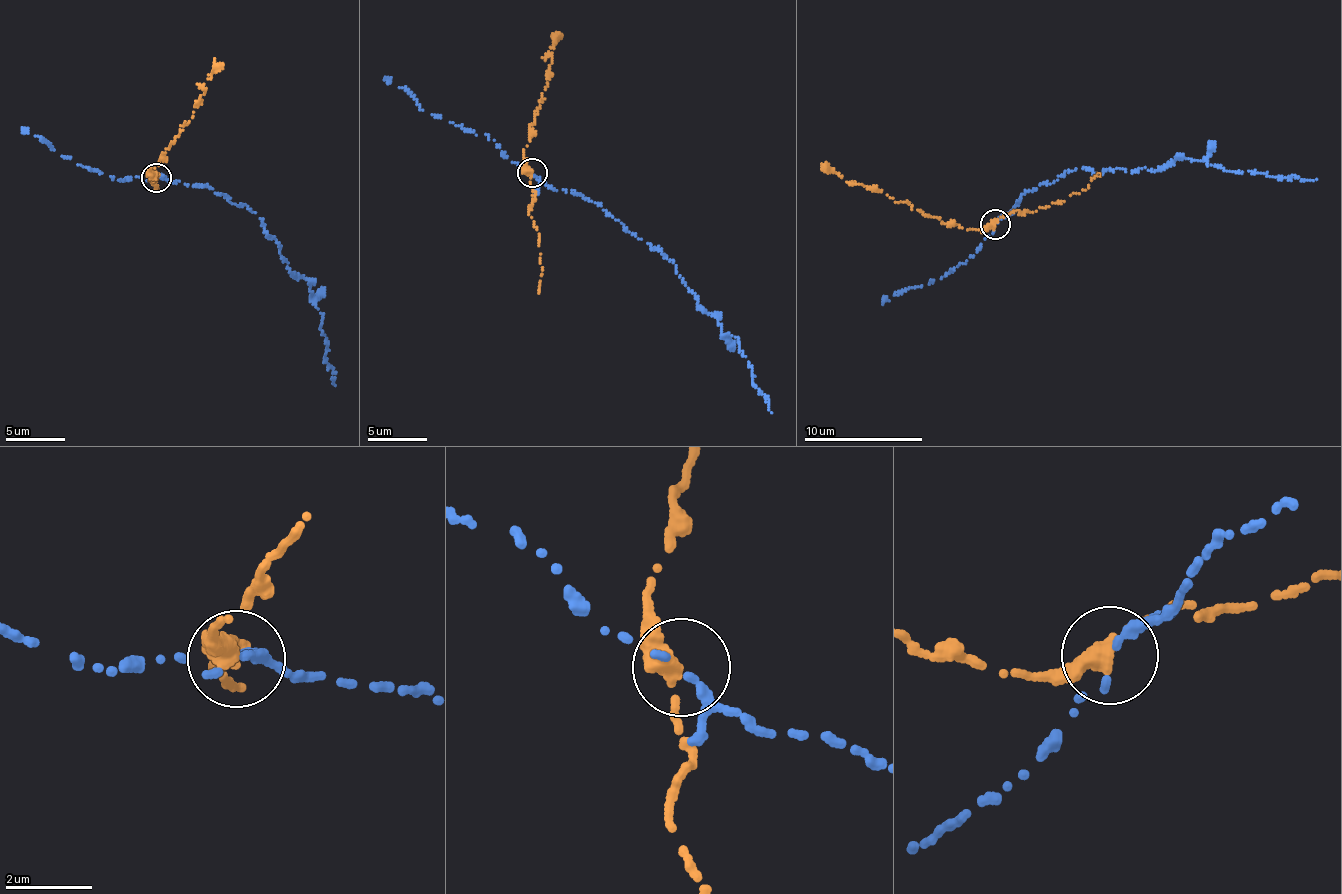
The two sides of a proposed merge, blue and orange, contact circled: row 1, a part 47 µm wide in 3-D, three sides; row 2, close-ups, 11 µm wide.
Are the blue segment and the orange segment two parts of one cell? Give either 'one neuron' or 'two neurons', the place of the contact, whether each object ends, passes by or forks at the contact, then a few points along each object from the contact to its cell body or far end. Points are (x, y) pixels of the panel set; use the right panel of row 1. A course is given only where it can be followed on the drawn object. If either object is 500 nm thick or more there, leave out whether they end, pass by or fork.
two neurons | (995, 224) | blue passes by | orange passes by | blue via (998, 223), (1025, 191), (1058, 180), (1068, 170), (1154, 172), (1185, 158), (1317, 179) | orange via (994, 224), (978, 229), (941, 223), (893, 198), (846, 182), (823, 164)

